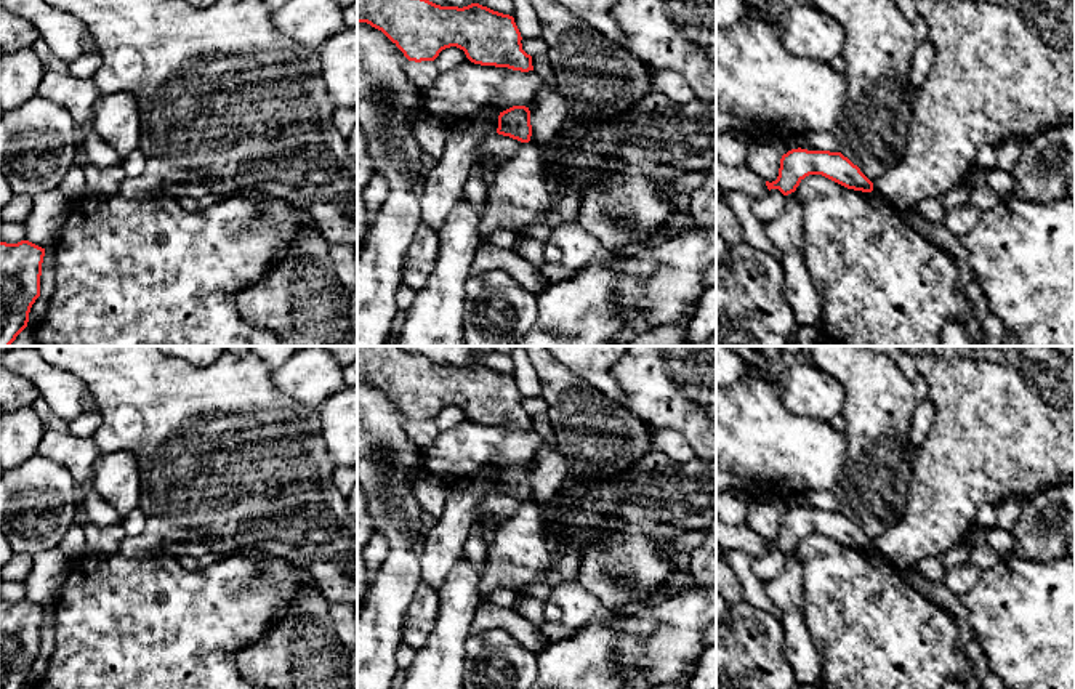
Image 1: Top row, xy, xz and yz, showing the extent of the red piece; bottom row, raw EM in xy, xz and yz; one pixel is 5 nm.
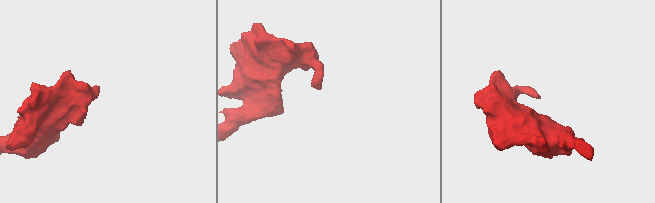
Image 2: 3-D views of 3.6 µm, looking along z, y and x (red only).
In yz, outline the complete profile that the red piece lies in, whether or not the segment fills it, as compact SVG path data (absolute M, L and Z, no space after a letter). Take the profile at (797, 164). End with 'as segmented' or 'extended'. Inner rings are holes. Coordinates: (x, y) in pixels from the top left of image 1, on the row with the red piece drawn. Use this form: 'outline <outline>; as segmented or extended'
outline M791 149L780 159L779 176L766 181L767 189L779 189L783 195L796 191L809 175L822 175L848 189L872 192L873 183L841 152Z; as segmented

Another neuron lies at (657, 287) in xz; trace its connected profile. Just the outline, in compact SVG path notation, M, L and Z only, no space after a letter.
M716 226L708 229L692 229L682 236L673 237L663 244L658 244L649 250L641 250L639 253L631 255L617 266L618 280L614 285L614 303L622 317L626 317L626 327L617 335L610 343L626 344L636 336L650 332L655 327L665 327L671 324L689 324L697 301L702 296L702 279L707 268L716 261Z

